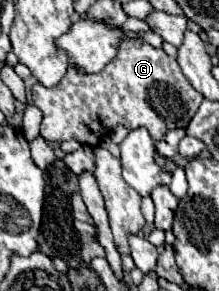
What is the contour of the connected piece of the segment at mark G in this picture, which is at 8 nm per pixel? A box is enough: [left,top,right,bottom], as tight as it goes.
[32,38,202,146]

